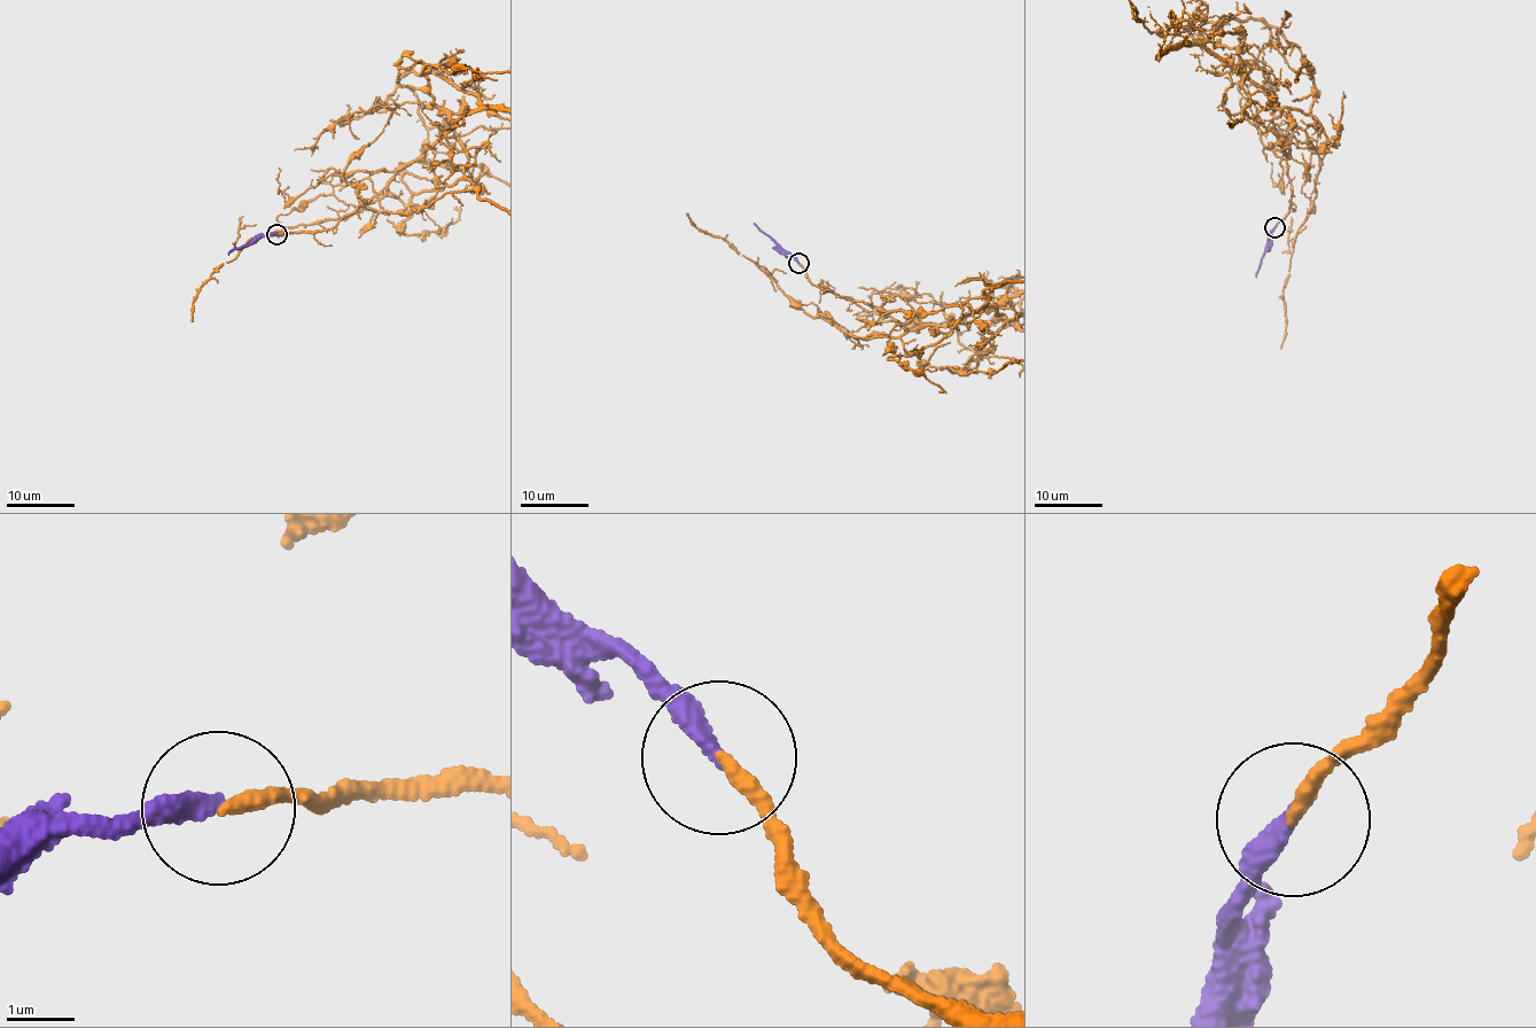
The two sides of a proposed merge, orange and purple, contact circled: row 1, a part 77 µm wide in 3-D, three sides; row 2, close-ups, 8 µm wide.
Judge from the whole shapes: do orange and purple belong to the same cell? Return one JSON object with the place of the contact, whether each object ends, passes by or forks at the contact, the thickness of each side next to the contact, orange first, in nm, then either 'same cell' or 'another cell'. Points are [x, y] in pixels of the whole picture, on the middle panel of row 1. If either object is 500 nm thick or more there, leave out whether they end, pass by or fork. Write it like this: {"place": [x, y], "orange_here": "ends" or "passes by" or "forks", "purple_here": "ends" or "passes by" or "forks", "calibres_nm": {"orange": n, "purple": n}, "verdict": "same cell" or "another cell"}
{"place": [798, 263], "orange_here": "ends", "purple_here": "ends", "calibres_nm": {"orange": 220, "purple": 280}, "verdict": "same cell"}

